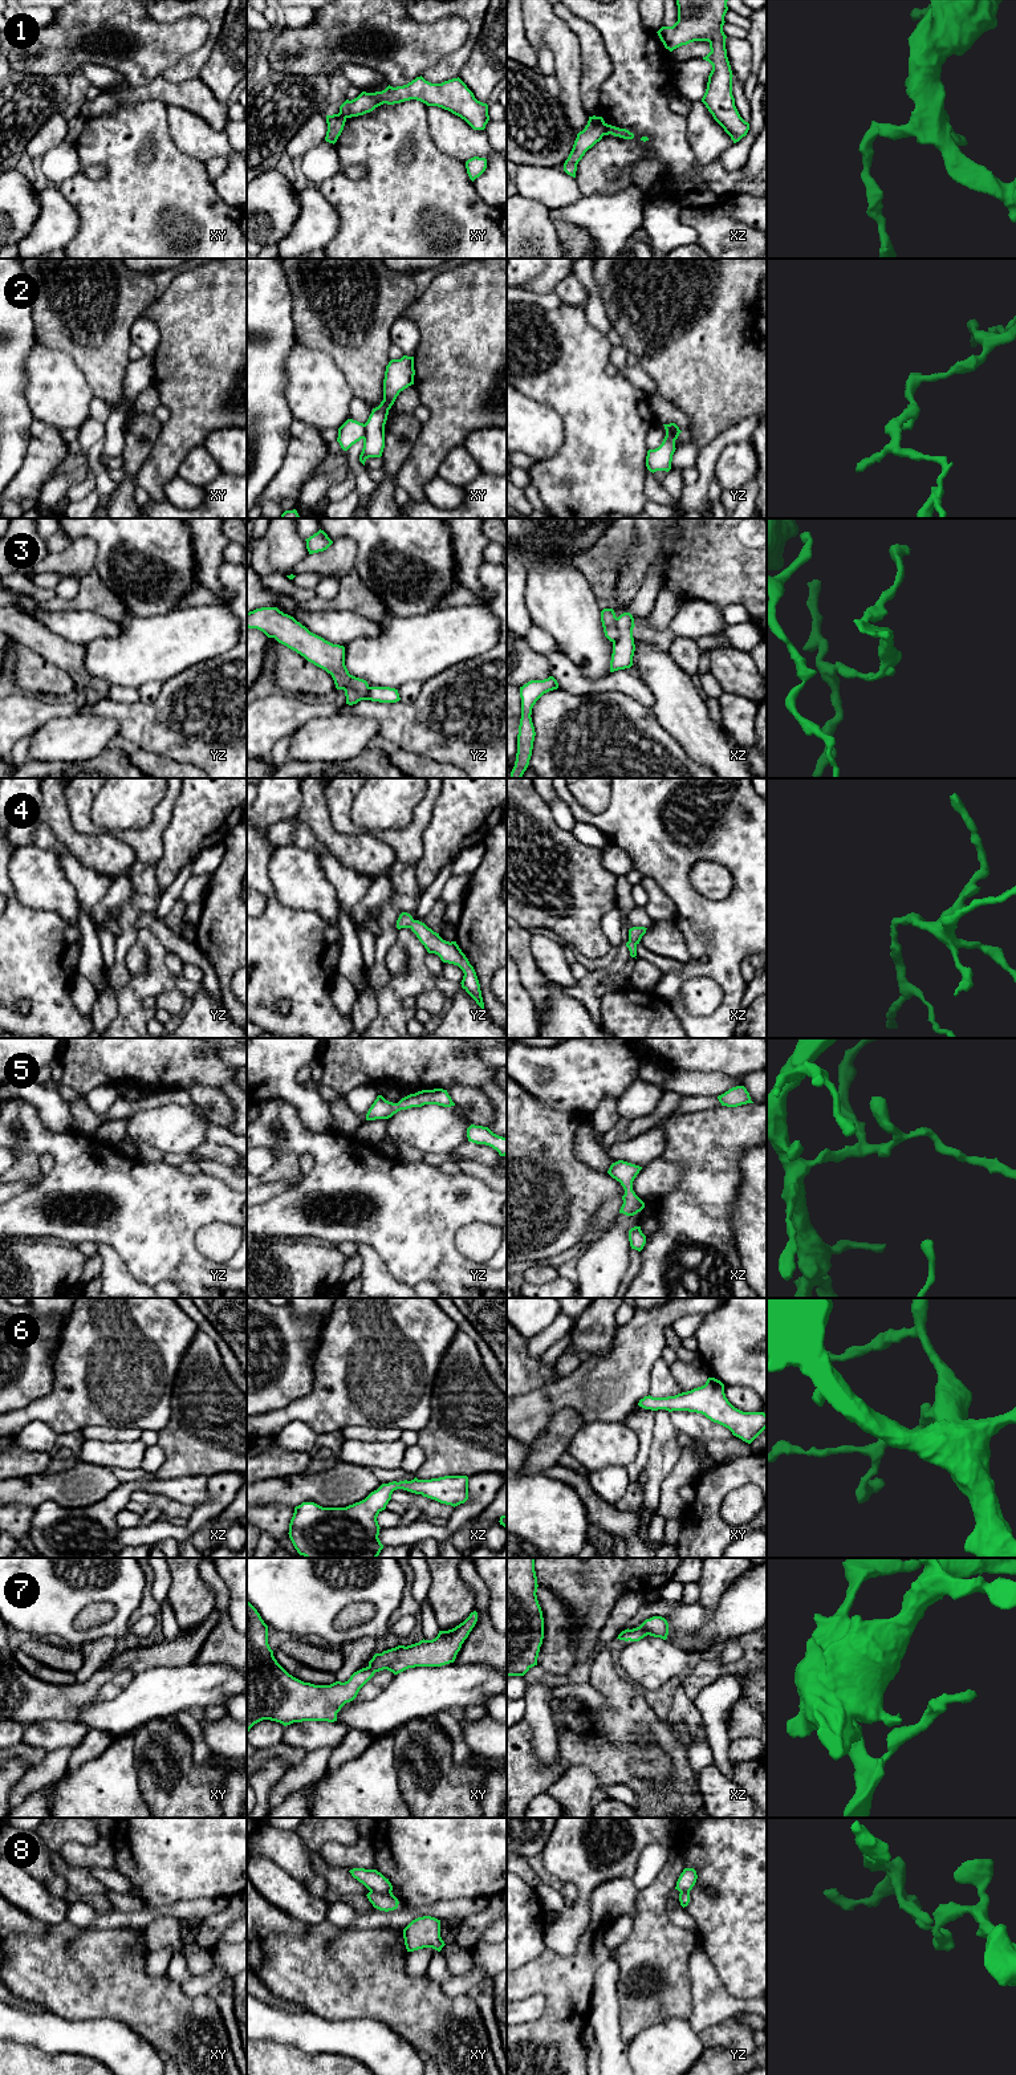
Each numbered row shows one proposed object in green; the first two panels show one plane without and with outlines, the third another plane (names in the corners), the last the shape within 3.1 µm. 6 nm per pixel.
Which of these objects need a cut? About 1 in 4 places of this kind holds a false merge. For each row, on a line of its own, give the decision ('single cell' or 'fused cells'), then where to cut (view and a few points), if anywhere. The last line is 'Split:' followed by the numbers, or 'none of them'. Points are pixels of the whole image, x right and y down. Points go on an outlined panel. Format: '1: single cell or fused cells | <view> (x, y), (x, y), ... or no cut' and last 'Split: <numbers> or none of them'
1: fused cells | xz (606, 123), (604, 134)
2: fused cells | xy (365, 424), (362, 438)
3: fused cells | yz (369, 687), (364, 695), (352, 688), (344, 688)
4: single cell | no cut
5: single cell | no cut
6: single cell | no cut
7: single cell | no cut
8: fused cells | xy (370, 1891), (394, 1896)
Split: 1, 2, 3, 8

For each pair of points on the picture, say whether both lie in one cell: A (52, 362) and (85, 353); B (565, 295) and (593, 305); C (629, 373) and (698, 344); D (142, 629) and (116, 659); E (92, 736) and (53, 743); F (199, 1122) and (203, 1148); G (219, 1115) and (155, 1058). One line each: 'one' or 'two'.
A: two
B: two
C: two
D: one
E: one
F: two
G: two

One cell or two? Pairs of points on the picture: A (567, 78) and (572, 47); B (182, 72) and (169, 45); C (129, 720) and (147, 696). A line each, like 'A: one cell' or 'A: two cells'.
A: one cell
B: two cells
C: two cells

